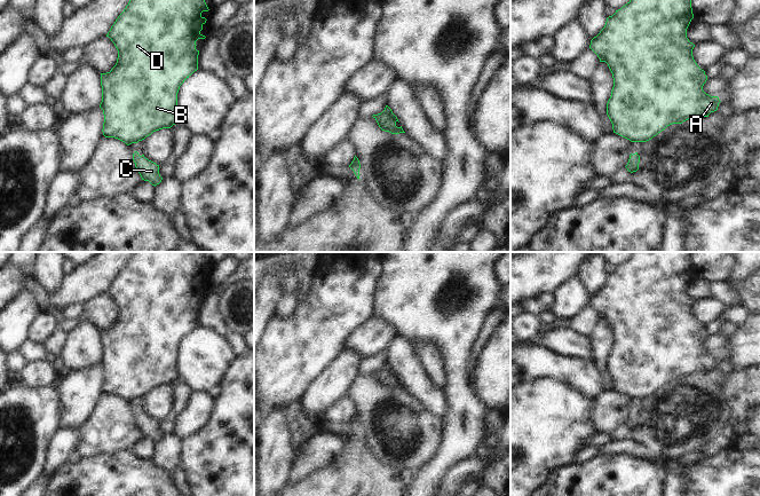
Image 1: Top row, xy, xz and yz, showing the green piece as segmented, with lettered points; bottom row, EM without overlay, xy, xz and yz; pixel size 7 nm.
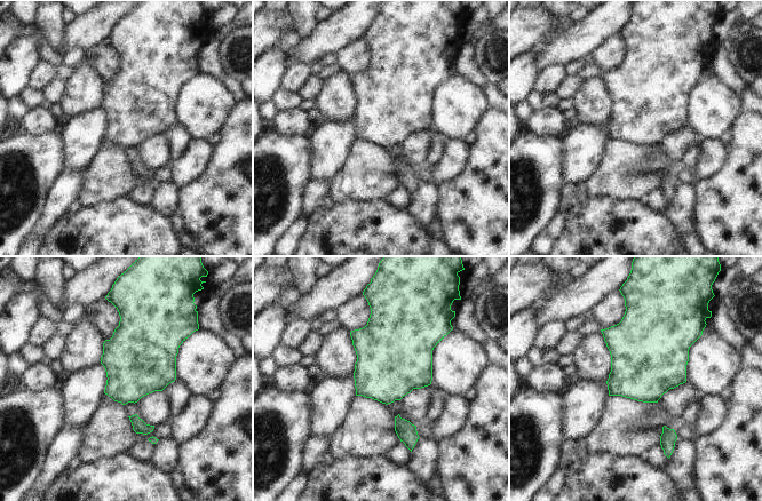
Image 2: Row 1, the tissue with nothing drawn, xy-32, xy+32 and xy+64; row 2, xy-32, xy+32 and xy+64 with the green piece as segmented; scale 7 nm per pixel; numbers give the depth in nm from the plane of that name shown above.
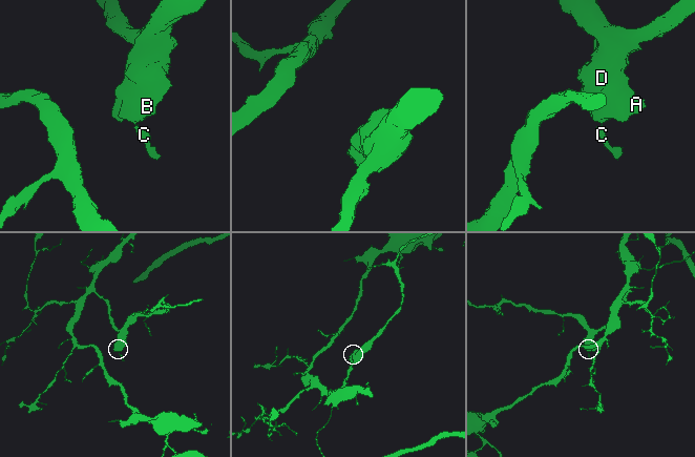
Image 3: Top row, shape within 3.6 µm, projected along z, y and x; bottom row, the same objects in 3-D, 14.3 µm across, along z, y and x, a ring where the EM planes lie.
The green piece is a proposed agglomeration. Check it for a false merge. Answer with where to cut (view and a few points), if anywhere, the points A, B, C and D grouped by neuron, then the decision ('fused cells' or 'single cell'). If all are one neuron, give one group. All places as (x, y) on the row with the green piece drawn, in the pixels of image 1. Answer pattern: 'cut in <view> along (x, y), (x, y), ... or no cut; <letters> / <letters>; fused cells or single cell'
cut in xy along (136, 141), (133, 142); A B D / C; fused cells

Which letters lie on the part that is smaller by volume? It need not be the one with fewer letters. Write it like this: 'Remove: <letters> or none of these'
Remove: C

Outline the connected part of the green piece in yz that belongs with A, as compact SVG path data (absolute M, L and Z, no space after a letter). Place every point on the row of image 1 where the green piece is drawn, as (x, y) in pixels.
M630 0L612 16L591 40L589 48L600 62L605 62L612 73L613 87L607 103L607 115L613 133L631 142L647 142L672 124L682 124L692 117L708 117L721 102L703 90L707 80L705 71L694 60L695 45L687 38L687 29L694 18L691 0Z

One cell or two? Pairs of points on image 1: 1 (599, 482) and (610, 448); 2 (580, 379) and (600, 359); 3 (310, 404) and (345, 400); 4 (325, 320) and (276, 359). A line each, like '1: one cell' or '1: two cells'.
1: two cells
2: two cells
3: two cells
4: one cell

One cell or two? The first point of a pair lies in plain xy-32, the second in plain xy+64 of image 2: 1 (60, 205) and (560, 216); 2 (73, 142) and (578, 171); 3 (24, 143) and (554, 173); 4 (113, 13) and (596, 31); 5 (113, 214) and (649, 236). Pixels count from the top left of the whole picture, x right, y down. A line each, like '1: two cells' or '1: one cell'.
1: two cells
2: one cell
3: one cell
4: one cell
5: one cell

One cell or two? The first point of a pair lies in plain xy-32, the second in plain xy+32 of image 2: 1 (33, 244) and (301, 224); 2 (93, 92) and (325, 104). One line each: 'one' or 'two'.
1: one
2: one

